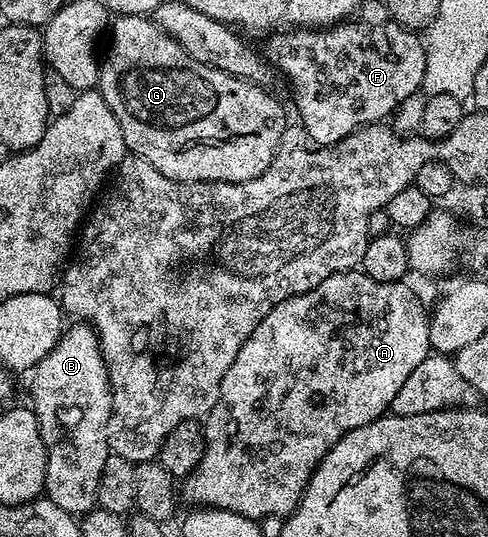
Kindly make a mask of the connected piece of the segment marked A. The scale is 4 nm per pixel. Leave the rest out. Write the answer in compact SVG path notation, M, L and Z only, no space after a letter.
M360 269L337 271L323 281L319 281L319 285L303 292L302 295L293 295L287 301L275 305L275 309L271 309L271 313L267 313L267 317L263 317L263 321L259 321L259 325L255 325L251 337L247 337L243 349L239 349L239 357L235 357L235 361L231 361L231 369L227 369L221 382L219 401L211 408L209 414L204 416L205 455L201 459L201 464L183 480L184 502L185 499L189 503L197 502L193 504L196 504L198 508L218 507L220 511L230 511L247 519L258 521L267 517L292 515L301 504L301 498L307 489L309 479L315 473L315 469L321 465L323 457L328 451L347 433L386 414L407 377L431 354L429 346L430 312L427 309L425 311L420 297L406 283L400 281L380 284L379 281L373 281Z

